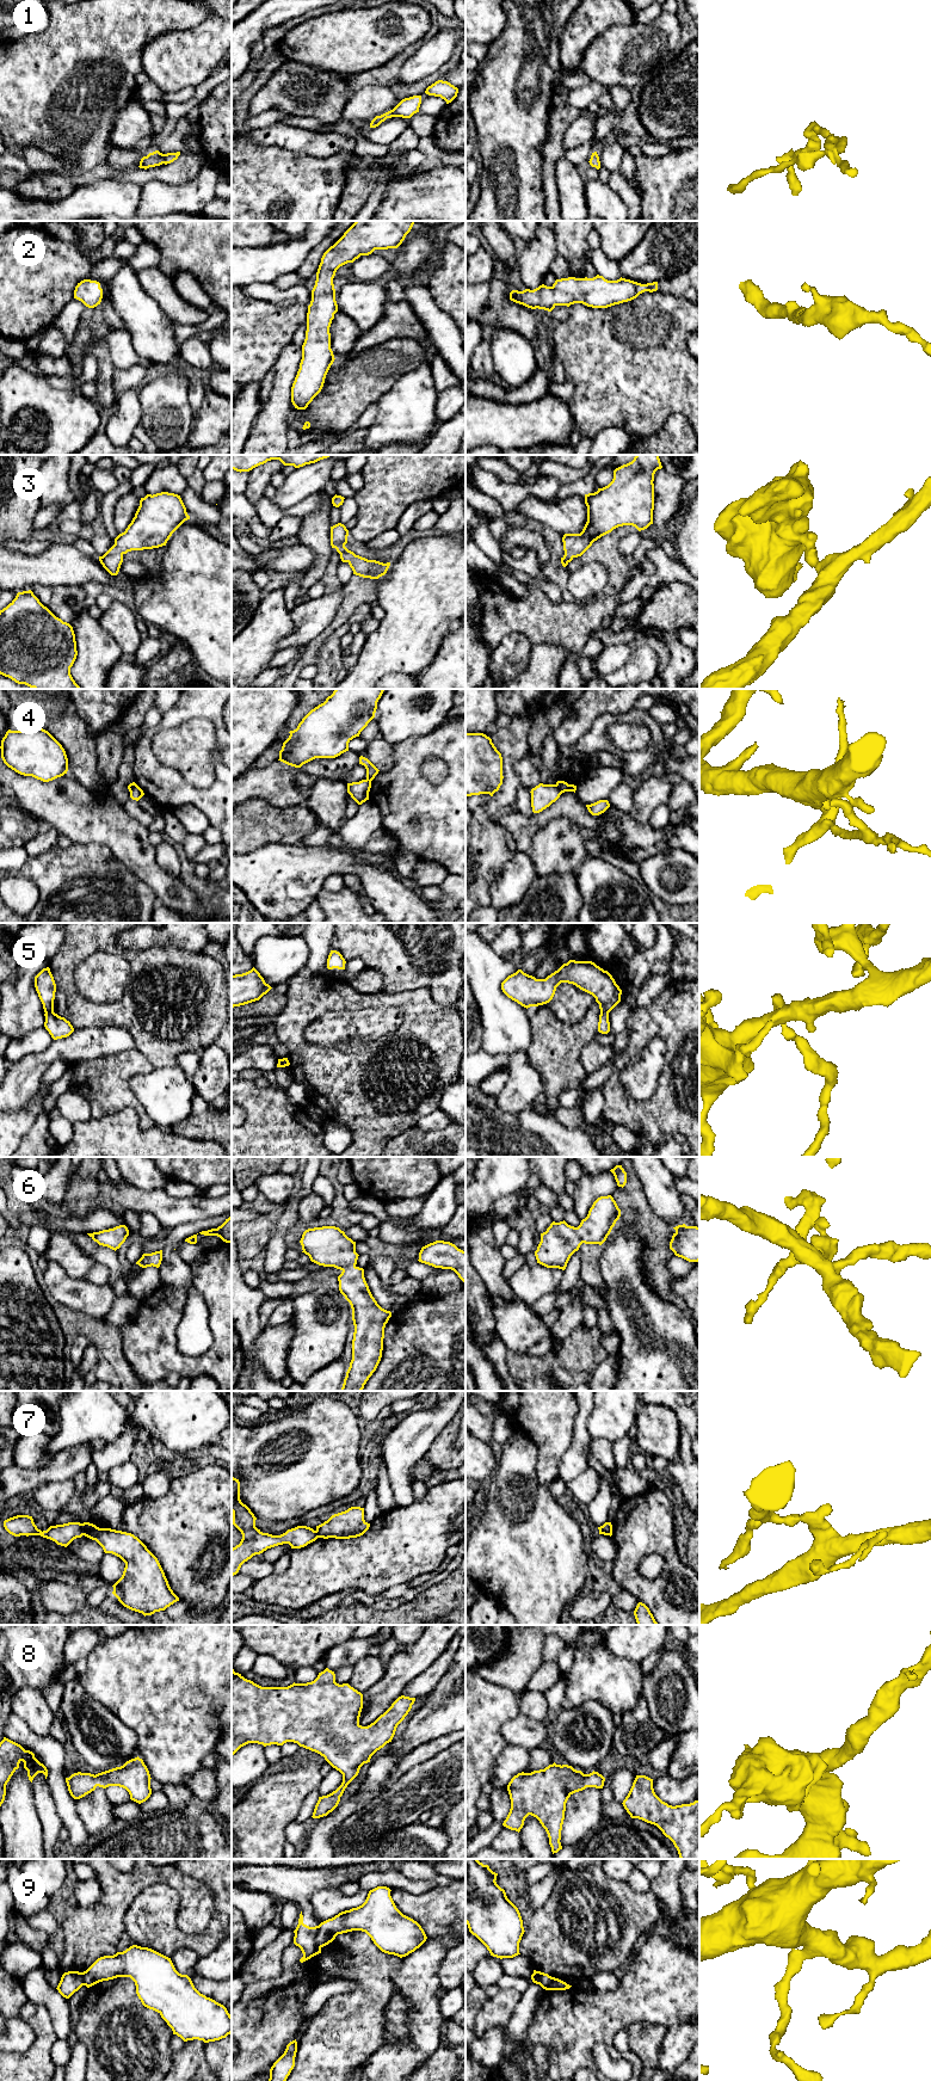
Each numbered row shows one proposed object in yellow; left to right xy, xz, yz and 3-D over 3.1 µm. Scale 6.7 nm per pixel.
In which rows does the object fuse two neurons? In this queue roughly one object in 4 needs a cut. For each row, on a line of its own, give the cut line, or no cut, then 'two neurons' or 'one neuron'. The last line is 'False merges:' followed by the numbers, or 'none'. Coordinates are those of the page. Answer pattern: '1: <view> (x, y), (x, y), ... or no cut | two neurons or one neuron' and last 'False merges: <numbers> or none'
1: no cut | one neuron
2: no cut | one neuron
3: no cut | one neuron
4: yz (555, 785), (561, 793) | two neurons
5: xy (53, 1010), (45, 1013) | two neurons
6: no cut | one neuron
7: xy (81, 1524), (84, 1534) | two neurons
8: no cut | one neuron
9: xz (318, 1926), (316, 1943), (320, 1947) | two neurons
False merges: 4, 5, 7, 9

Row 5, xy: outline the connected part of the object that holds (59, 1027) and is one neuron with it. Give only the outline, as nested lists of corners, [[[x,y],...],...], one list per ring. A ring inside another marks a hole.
[[[48,1011],[44,1014],[44,1016],[44,1027],[54,1040],[67,1038],[74,1032],[70,1022],[64,1017],[58,1016],[54,1011]]]

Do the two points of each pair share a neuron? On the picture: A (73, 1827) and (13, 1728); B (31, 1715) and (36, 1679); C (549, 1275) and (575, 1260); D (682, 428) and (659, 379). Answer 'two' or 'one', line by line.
A: one
B: two
C: two
D: two

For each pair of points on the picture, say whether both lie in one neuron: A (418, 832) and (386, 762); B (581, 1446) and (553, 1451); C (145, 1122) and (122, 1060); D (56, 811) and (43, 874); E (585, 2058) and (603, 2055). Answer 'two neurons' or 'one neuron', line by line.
A: two neurons
B: two neurons
C: one neuron
D: two neurons
E: two neurons

